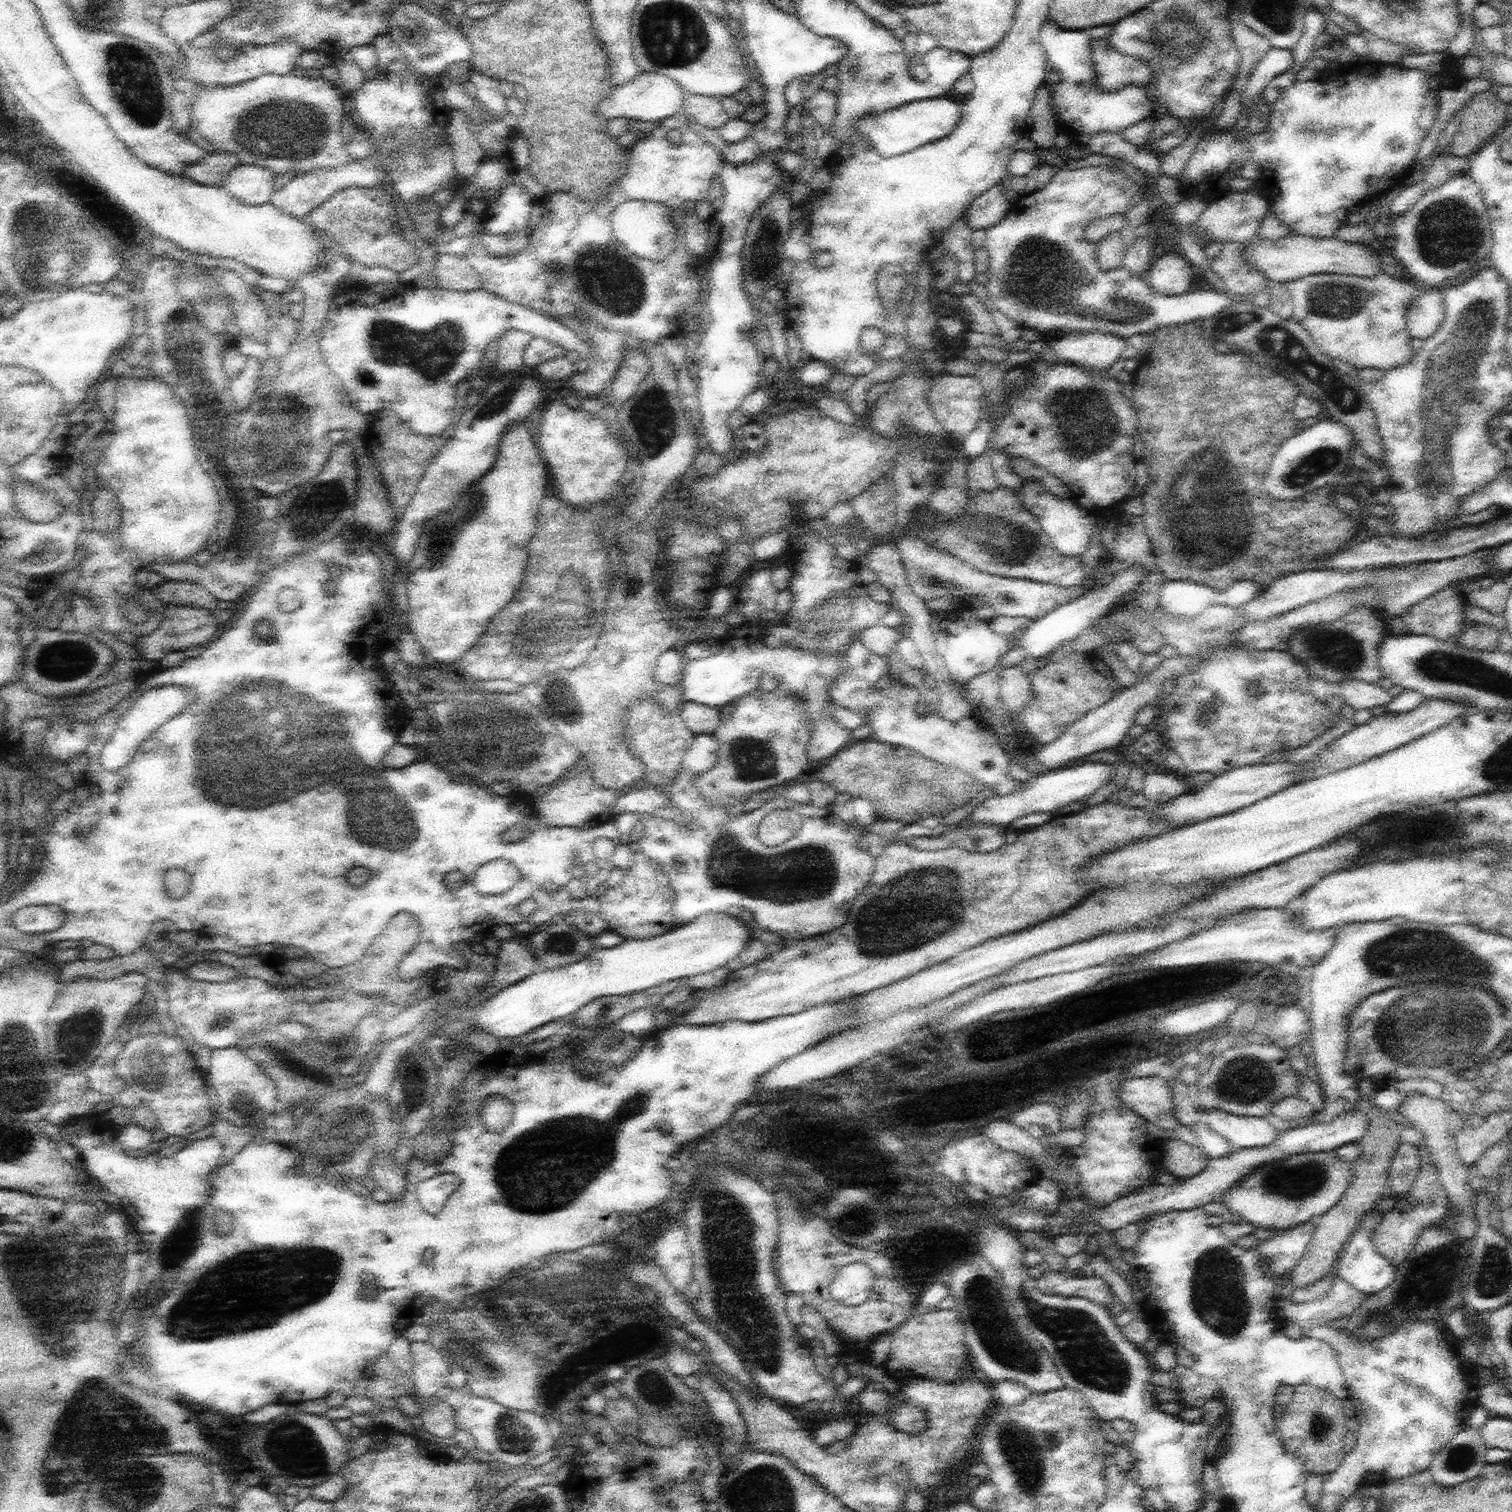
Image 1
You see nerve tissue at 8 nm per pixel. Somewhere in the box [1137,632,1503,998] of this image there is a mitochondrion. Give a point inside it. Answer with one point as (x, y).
(1409, 954)

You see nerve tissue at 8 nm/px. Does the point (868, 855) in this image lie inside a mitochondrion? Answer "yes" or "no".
no

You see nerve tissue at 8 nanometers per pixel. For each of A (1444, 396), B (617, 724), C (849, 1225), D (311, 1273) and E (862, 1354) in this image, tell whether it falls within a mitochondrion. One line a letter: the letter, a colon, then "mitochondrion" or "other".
A: mitochondrion
B: other
C: mitochondrion
D: mitochondrion
E: other

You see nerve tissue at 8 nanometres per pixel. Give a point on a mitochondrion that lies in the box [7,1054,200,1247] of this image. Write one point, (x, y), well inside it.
(152, 1077)

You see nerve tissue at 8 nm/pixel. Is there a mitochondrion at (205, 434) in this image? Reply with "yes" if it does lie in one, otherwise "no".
no

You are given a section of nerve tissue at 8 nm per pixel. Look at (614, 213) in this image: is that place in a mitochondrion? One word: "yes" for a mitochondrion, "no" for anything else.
no

